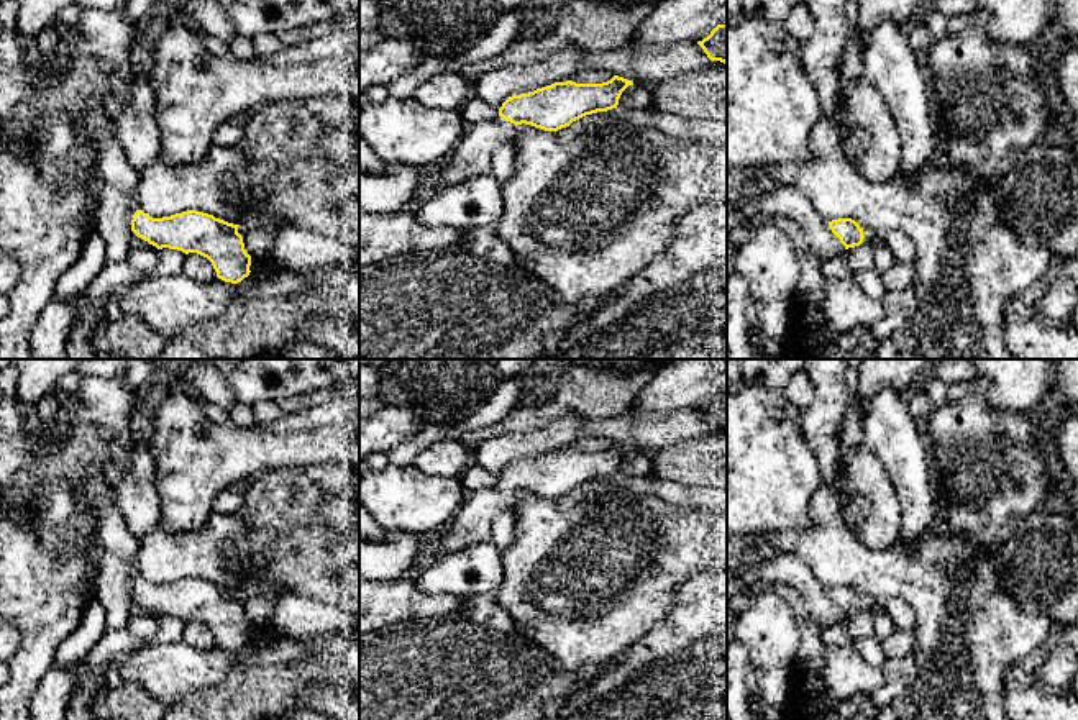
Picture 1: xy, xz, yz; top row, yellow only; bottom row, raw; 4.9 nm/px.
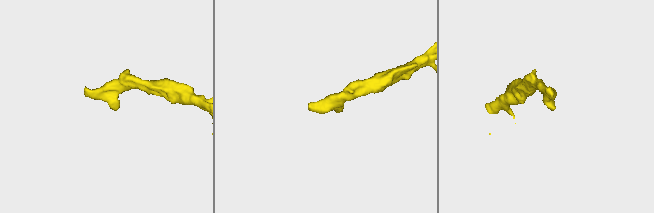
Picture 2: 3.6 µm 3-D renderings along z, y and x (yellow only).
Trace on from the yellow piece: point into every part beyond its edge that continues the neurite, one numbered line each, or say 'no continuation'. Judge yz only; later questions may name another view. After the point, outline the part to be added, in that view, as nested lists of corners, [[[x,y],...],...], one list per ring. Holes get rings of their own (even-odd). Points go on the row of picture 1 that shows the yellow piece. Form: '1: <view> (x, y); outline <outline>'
1: yz (870, 236); outline [[[863,228],[863,243],[870,244],[873,249],[883,241],[883,233],[870,228]]]

